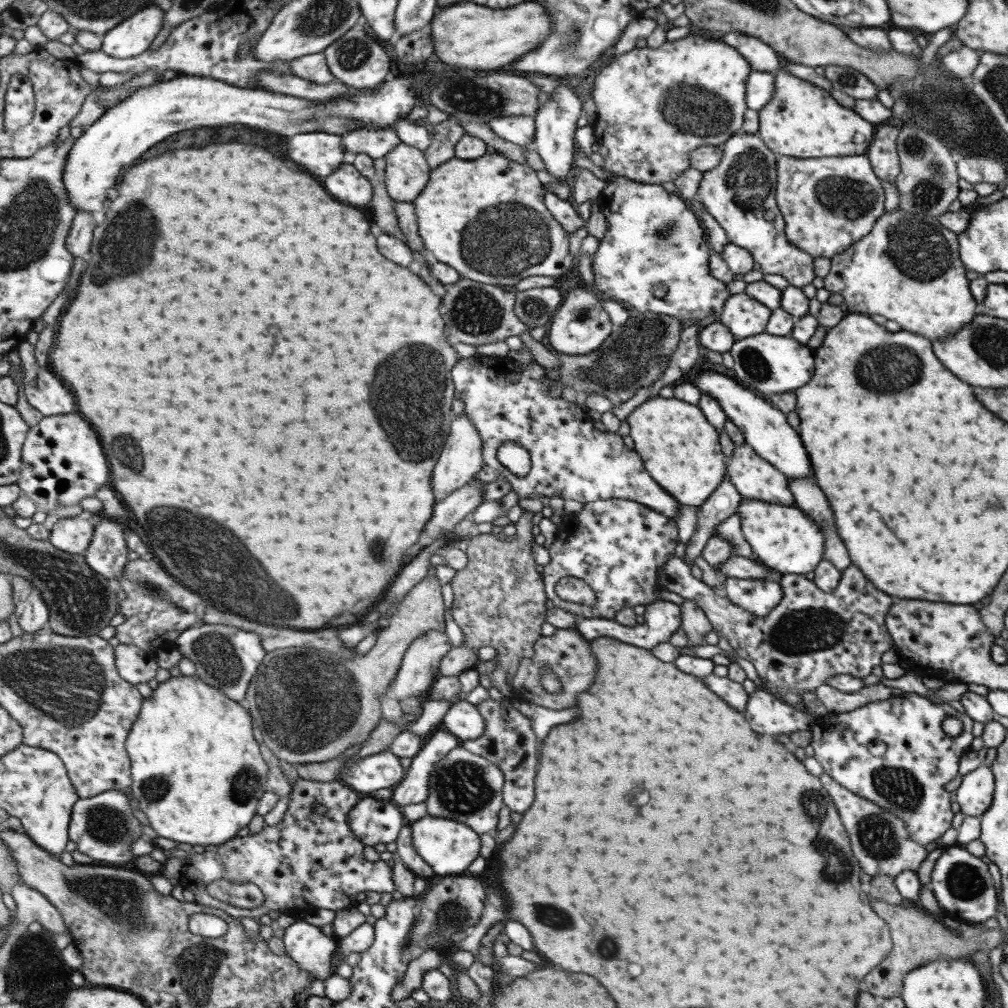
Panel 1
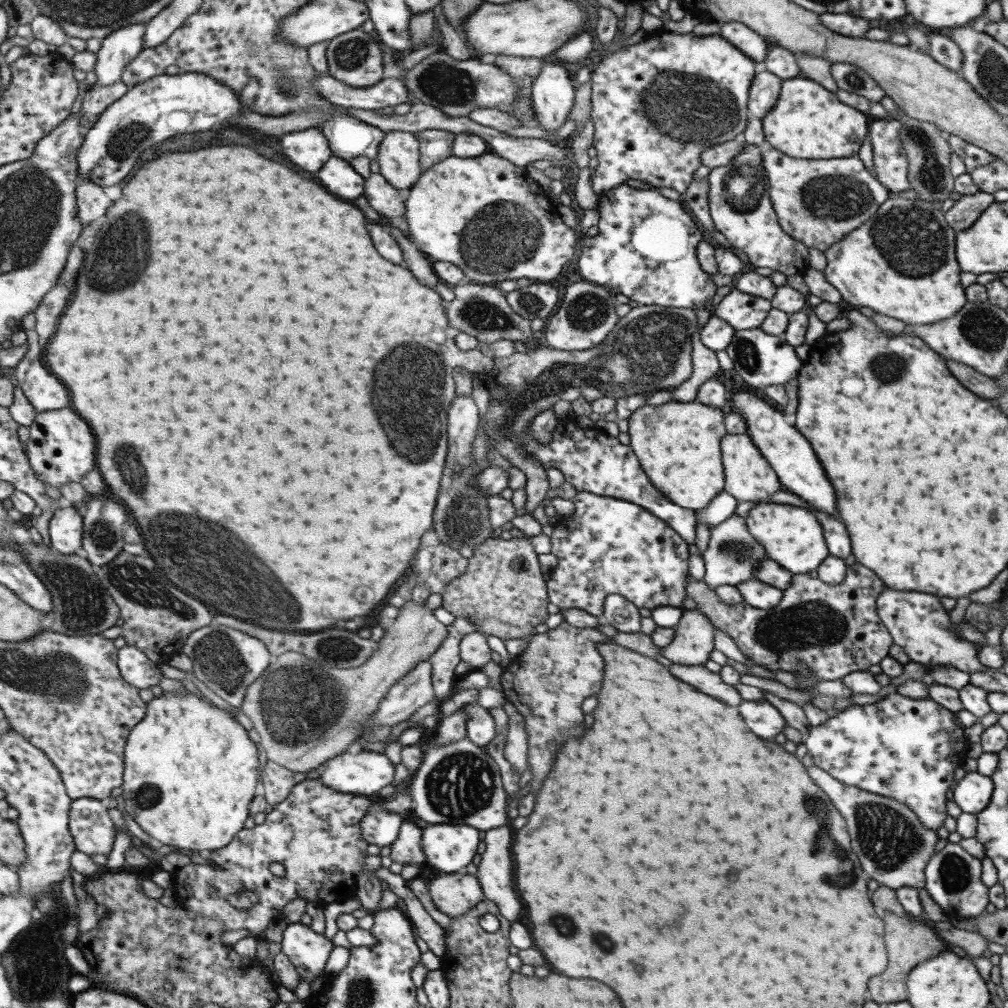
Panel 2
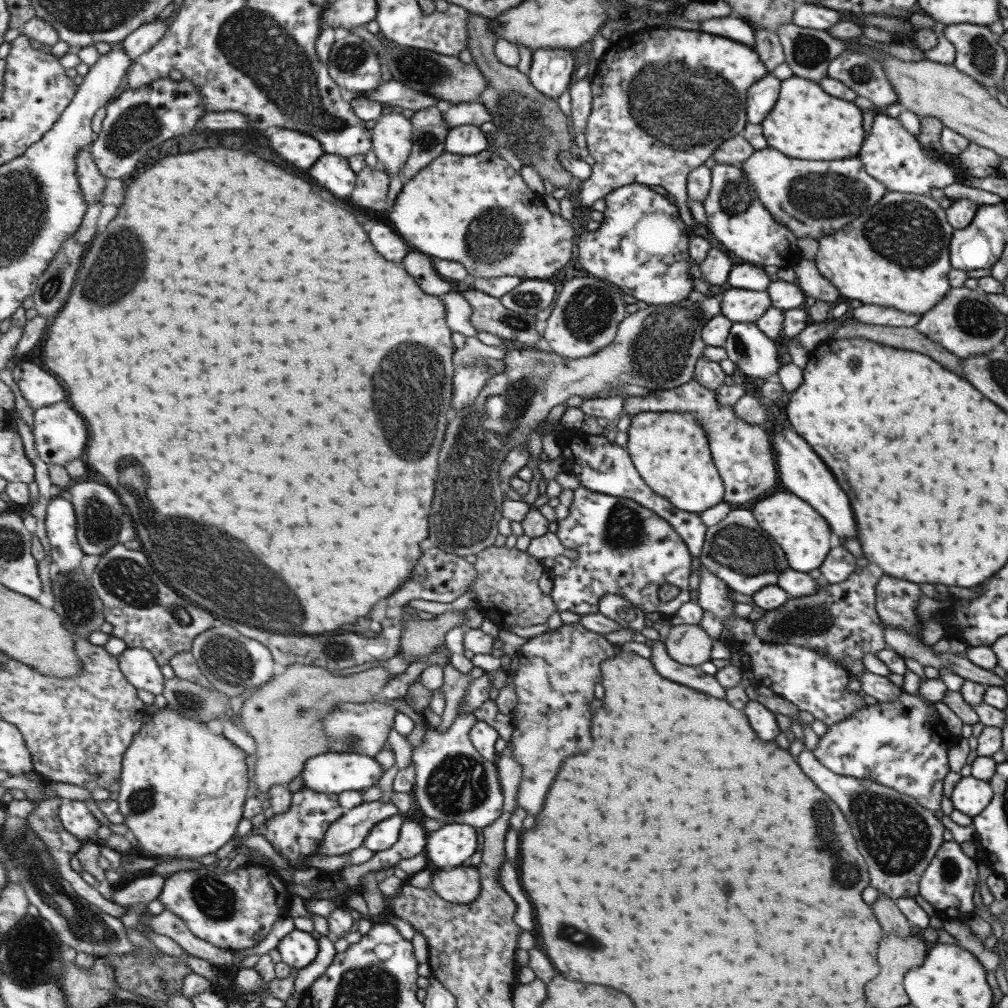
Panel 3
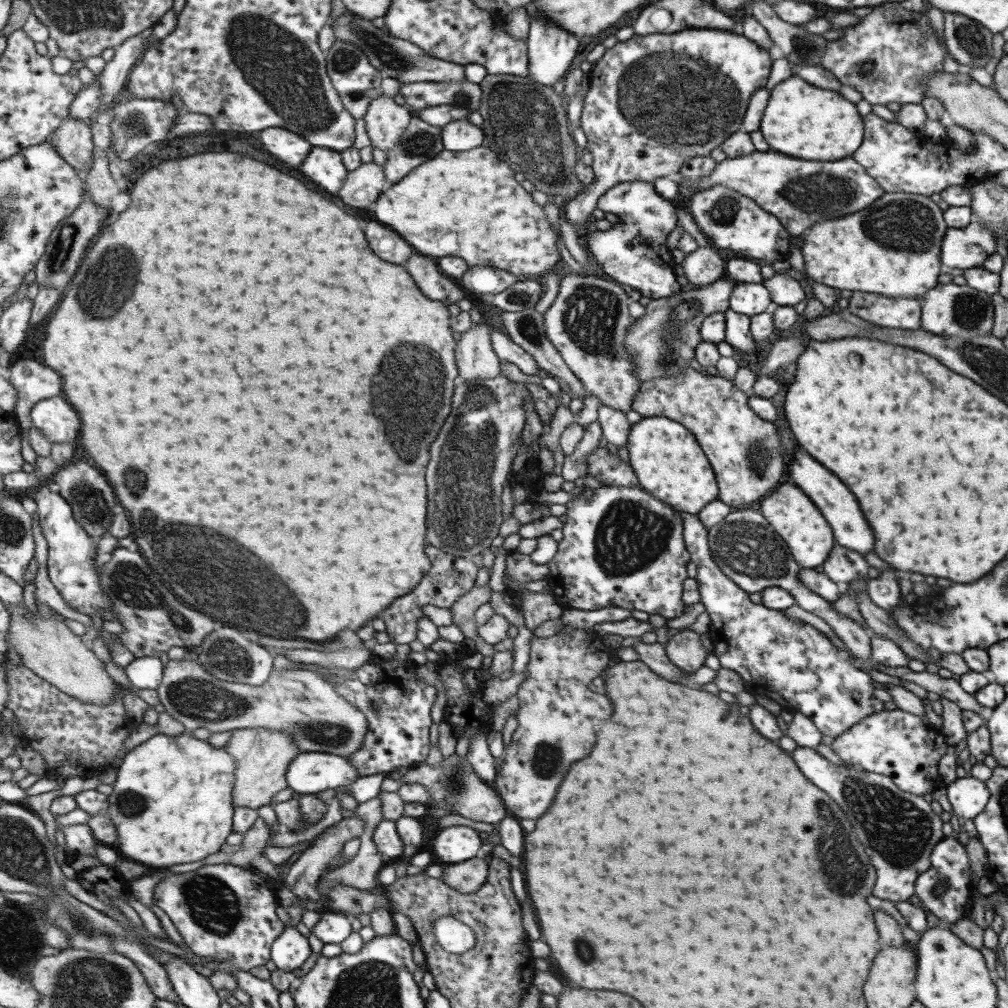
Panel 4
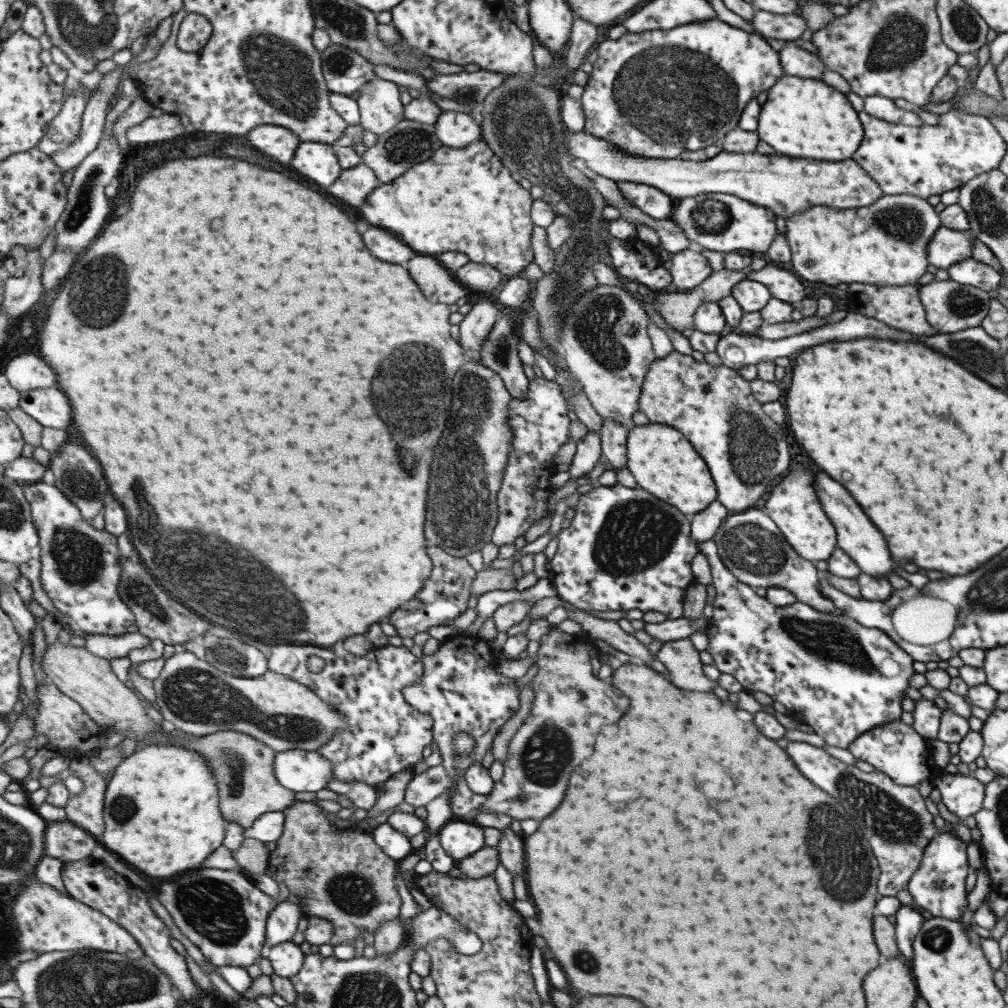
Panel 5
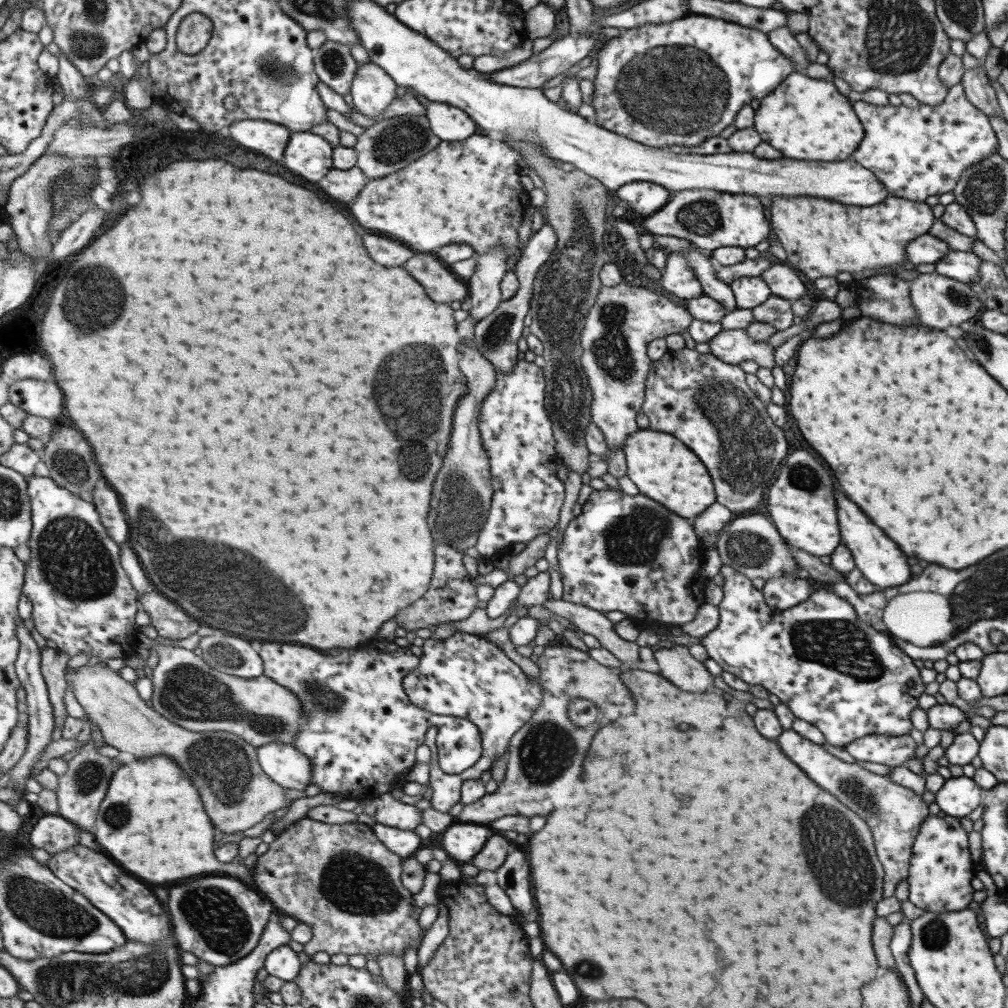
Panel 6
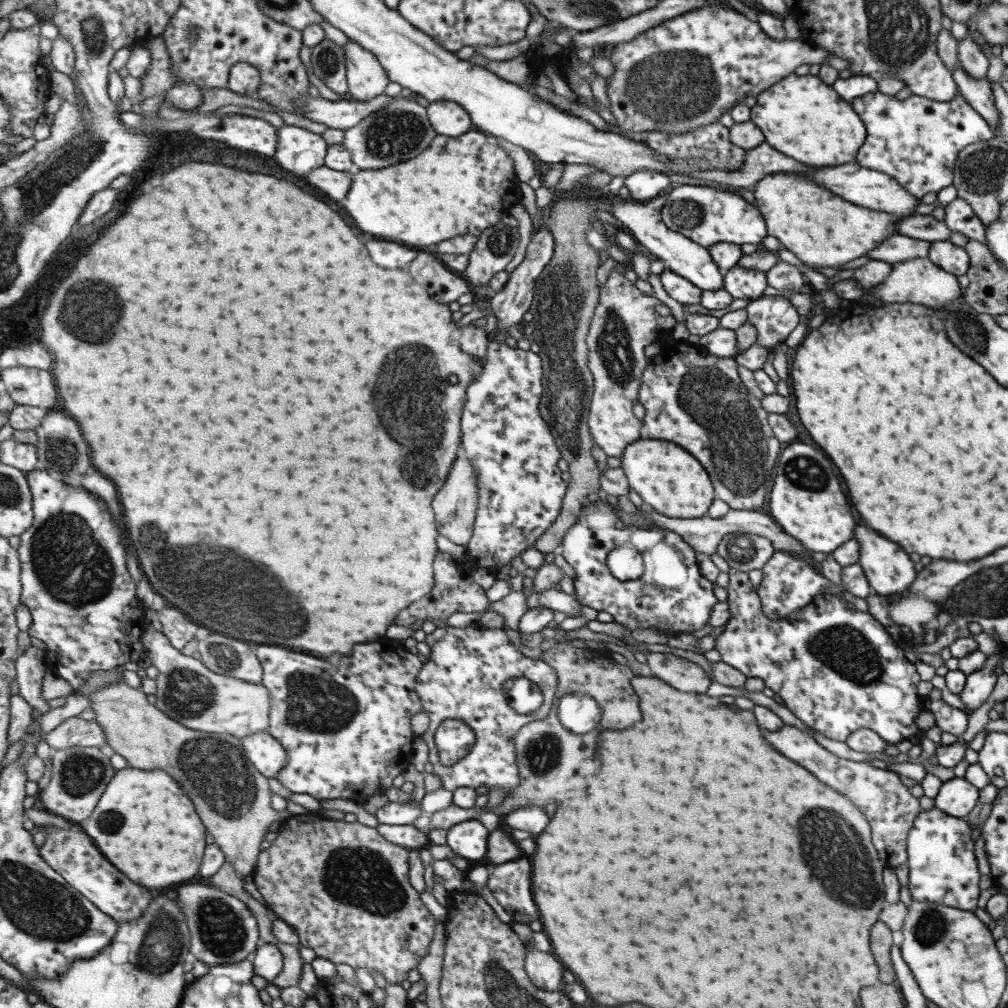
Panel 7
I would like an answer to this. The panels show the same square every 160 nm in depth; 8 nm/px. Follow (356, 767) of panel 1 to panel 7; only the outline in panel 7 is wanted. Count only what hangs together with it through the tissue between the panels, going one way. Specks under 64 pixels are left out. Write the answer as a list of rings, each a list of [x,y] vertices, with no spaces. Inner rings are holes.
[[[269,731],[248,734],[241,740],[246,756],[265,776],[276,778],[287,766],[289,755],[285,747]]]

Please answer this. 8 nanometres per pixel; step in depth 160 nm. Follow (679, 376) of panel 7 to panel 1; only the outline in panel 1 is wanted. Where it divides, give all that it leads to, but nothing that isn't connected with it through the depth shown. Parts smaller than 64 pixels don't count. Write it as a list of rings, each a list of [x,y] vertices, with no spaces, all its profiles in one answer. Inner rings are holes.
[[[745,442],[734,446],[726,474],[742,498],[793,506],[786,476],[757,456]]]

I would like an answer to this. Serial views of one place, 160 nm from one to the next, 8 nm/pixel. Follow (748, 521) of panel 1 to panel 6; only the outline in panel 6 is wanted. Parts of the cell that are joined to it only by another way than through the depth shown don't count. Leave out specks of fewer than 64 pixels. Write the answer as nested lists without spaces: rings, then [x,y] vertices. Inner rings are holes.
[[[793,450],[781,464],[777,480],[767,490],[765,510],[778,535],[786,544],[800,548],[811,556],[830,555],[840,543],[831,482],[831,470],[823,462],[815,460],[805,450]]]

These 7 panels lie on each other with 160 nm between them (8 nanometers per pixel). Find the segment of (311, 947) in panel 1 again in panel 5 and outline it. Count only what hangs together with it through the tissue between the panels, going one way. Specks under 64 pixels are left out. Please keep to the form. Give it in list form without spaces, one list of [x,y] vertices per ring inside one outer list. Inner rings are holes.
[[[285,941],[277,944],[266,954],[271,962],[273,972],[285,978],[295,976],[302,968],[306,959],[306,954],[301,950],[299,944]]]

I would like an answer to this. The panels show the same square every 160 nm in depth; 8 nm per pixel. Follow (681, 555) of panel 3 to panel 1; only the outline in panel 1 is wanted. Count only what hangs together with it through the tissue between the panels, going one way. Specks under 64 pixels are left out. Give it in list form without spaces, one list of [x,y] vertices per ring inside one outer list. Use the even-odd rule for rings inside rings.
[[[609,499],[609,500],[595,500],[593,502],[583,503],[581,510],[578,514],[564,515],[562,518],[562,522],[560,523],[559,528],[556,531],[556,539],[547,547],[547,552],[549,554],[549,562],[542,566],[542,572],[544,575],[544,585],[545,592],[548,593],[549,600],[553,603],[553,606],[557,608],[559,606],[559,597],[556,594],[553,594],[553,584],[549,584],[549,582],[555,582],[555,580],[563,579],[565,576],[572,576],[578,578],[585,582],[585,584],[589,585],[589,588],[594,592],[596,596],[596,603],[591,606],[585,606],[584,604],[569,604],[569,602],[565,602],[567,604],[567,609],[571,611],[573,614],[579,616],[579,618],[604,618],[604,619],[612,619],[614,614],[623,607],[632,608],[633,606],[647,606],[651,604],[653,601],[660,600],[655,598],[655,592],[657,590],[661,590],[661,586],[658,581],[658,572],[661,567],[670,559],[670,556],[673,556],[673,549],[677,546],[678,534],[676,531],[676,524],[674,520],[669,518],[665,518],[665,516],[661,516],[660,513],[653,512],[653,509],[649,507],[643,506],[642,504],[633,502],[632,500],[623,500],[623,499]]]

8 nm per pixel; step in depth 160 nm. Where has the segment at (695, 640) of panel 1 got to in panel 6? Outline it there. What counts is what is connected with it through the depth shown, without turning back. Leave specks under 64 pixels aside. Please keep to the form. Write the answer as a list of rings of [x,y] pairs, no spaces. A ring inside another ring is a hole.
[[[684,645],[657,649],[653,656],[658,673],[681,690],[704,692],[707,686],[713,684],[713,677],[703,663],[690,656]]]

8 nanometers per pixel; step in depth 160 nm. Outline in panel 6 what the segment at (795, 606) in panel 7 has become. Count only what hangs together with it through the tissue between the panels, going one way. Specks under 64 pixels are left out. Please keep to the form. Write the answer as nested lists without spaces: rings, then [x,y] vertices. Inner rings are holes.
[[[786,574],[786,576],[768,578],[761,592],[767,606],[782,611],[803,602],[816,585],[809,579],[805,580],[794,574]]]

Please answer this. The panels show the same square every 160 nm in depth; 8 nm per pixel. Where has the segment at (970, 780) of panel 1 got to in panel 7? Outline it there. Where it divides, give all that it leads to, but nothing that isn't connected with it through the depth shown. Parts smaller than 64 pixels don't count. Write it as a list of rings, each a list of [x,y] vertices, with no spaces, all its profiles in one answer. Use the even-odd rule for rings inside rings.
[[[953,777],[941,783],[934,798],[934,807],[949,816],[964,819],[975,806],[979,789],[963,777]]]

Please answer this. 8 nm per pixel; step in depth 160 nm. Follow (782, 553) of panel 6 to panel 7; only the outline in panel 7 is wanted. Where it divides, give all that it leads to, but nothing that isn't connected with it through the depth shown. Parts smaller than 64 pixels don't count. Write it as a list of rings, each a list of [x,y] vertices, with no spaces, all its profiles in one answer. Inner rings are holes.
[[[730,532],[716,546],[716,554],[725,560],[730,569],[746,573],[763,568],[774,551],[765,537],[750,537],[741,532]]]

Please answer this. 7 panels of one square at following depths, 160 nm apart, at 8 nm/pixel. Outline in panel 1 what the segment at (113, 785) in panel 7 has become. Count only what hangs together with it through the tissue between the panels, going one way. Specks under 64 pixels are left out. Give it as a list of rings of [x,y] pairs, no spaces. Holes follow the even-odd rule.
[[[180,674],[160,683],[144,701],[126,743],[132,760],[133,805],[149,816],[153,828],[165,838],[205,848],[235,839],[237,832],[247,828],[257,816],[261,797],[270,790],[270,766],[261,756],[261,746],[253,730],[254,718],[248,707],[230,699],[223,689],[207,684],[201,677]]]

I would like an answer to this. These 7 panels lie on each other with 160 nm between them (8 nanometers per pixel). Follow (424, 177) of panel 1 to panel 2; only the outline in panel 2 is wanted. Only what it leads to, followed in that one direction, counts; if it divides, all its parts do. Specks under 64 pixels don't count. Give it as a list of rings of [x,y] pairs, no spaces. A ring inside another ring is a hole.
[[[390,130],[386,132],[376,159],[381,167],[380,173],[389,184],[407,193],[425,171],[420,158],[420,140],[415,133]]]

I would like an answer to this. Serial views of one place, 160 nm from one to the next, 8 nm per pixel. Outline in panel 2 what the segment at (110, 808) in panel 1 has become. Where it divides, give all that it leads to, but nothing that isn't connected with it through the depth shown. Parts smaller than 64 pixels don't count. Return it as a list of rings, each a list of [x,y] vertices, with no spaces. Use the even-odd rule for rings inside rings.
[[[91,797],[72,802],[70,828],[77,851],[109,856],[115,844],[115,822],[109,816],[106,802]]]

